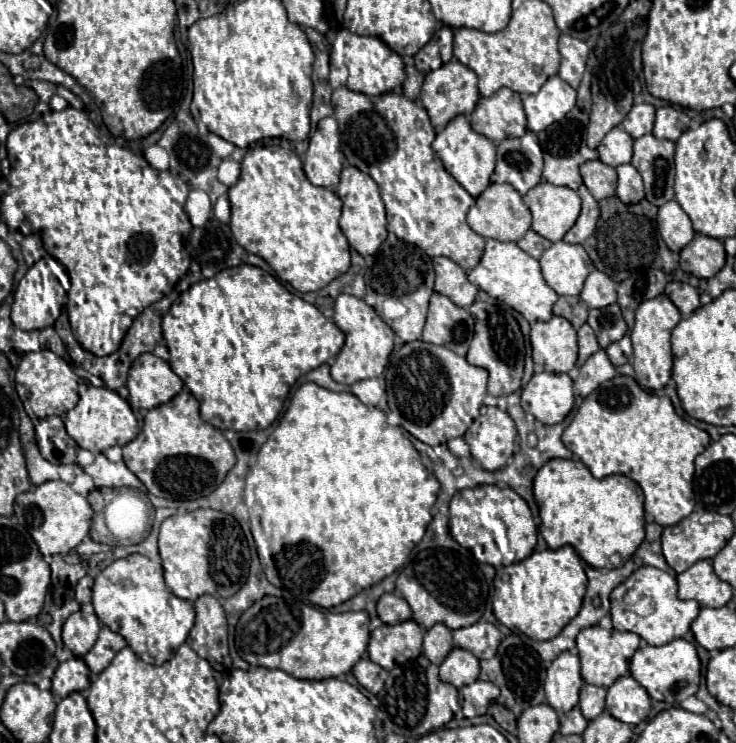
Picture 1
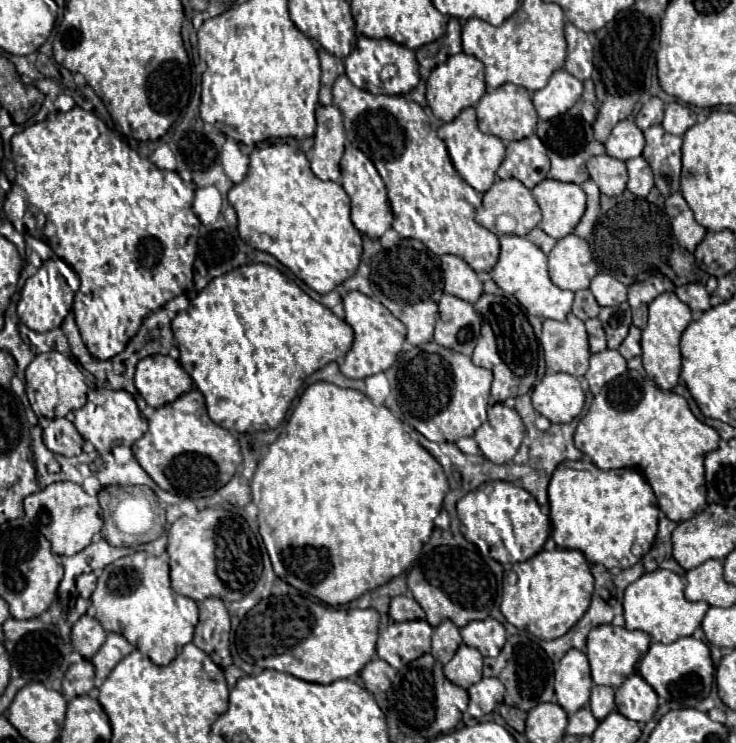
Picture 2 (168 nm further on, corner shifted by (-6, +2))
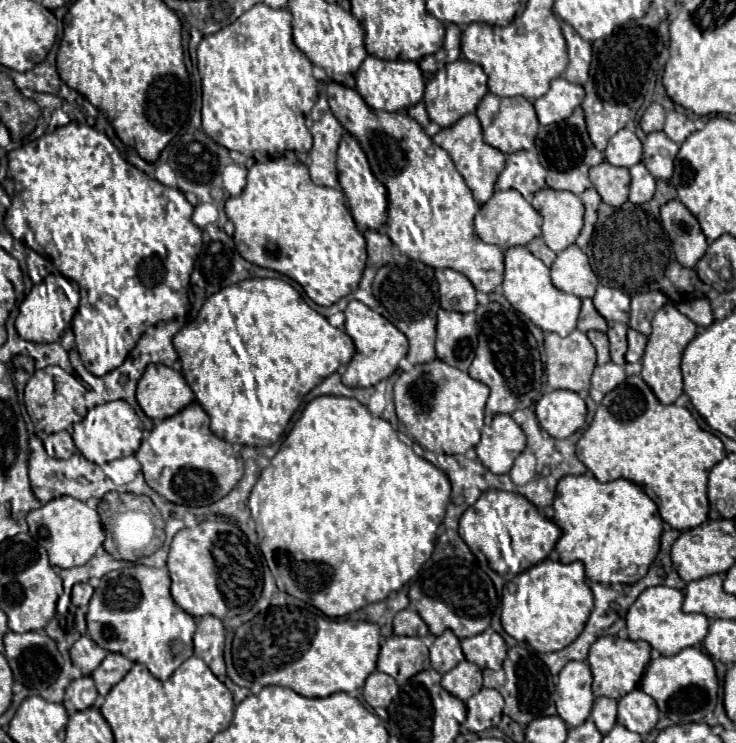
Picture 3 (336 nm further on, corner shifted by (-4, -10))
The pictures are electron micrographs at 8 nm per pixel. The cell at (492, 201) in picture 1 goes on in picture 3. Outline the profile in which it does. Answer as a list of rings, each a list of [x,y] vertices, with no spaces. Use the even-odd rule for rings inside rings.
[[[496,190],[494,196],[480,208],[474,220],[476,234],[480,240],[486,244],[496,244],[502,250],[512,248],[512,246],[526,246],[532,238],[540,236],[540,226],[542,226],[542,216],[524,200],[524,196],[516,190]]]

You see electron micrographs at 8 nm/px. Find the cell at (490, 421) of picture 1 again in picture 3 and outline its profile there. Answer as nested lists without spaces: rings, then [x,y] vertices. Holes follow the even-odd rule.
[[[496,414],[486,422],[476,454],[490,472],[508,474],[524,448],[526,436],[522,428],[508,414]]]

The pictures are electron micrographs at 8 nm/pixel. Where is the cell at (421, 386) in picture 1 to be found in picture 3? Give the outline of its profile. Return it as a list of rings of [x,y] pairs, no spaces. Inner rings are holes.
[[[442,360],[418,364],[412,372],[400,374],[394,384],[396,416],[404,424],[406,434],[422,448],[434,454],[464,454],[480,440],[484,426],[484,406],[488,386],[470,378],[468,372],[452,368]]]

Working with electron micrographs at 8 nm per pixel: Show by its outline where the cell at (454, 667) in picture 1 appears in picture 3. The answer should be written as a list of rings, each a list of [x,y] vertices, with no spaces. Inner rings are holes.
[[[462,660],[458,666],[442,676],[442,684],[452,696],[466,702],[482,688],[482,670],[476,664]]]

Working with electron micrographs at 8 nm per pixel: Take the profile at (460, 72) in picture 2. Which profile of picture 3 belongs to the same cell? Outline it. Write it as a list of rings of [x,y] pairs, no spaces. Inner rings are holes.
[[[456,60],[452,64],[446,64],[431,77],[426,86],[424,104],[426,104],[426,112],[428,112],[430,120],[440,124],[442,128],[448,128],[456,120],[460,120],[460,116],[474,112],[478,102],[484,98],[484,94],[488,94],[486,82],[488,82],[488,78],[486,78],[484,70],[474,62]]]

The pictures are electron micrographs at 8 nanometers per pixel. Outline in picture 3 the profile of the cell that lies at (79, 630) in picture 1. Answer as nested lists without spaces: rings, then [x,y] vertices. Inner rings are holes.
[[[86,634],[70,648],[72,664],[78,666],[84,676],[90,676],[90,674],[100,666],[100,662],[104,660],[104,656],[106,656],[106,650],[100,648],[100,646],[98,646],[90,636],[86,636]]]

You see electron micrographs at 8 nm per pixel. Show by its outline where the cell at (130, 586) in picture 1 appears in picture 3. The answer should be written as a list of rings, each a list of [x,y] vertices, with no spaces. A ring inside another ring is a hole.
[[[134,564],[100,578],[88,604],[88,636],[104,650],[118,652],[132,662],[142,662],[158,678],[168,680],[172,672],[192,656],[192,636],[196,622],[186,614],[170,594],[170,576],[166,568]]]

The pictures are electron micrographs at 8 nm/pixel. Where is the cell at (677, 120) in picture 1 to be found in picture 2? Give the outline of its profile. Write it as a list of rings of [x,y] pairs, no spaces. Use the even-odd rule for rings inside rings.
[[[670,102],[666,104],[664,108],[664,120],[662,120],[662,128],[668,132],[668,134],[674,134],[674,136],[682,136],[688,128],[692,127],[692,124],[696,122],[692,110],[680,102]]]

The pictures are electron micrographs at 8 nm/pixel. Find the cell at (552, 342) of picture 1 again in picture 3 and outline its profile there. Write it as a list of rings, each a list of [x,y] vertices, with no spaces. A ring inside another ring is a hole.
[[[574,330],[568,336],[546,334],[546,378],[552,388],[582,392],[590,388],[592,370],[596,366],[596,350],[588,336]]]

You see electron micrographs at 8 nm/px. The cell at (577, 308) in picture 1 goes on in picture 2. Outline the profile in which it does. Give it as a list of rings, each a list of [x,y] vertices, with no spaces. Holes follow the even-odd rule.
[[[578,290],[574,294],[574,306],[572,306],[574,316],[578,316],[580,320],[588,320],[588,318],[596,318],[598,312],[600,312],[600,306],[594,300],[590,290]]]

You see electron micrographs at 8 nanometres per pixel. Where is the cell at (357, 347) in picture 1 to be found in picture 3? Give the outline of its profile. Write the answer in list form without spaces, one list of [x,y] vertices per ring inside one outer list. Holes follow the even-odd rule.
[[[350,300],[344,314],[346,314],[344,328],[346,328],[346,334],[356,344],[356,354],[350,360],[350,364],[346,366],[346,372],[342,374],[342,382],[352,388],[374,386],[380,380],[388,378],[398,368],[398,362],[408,352],[408,338],[392,322],[388,322],[384,316],[370,310],[366,304],[362,304],[358,300]]]

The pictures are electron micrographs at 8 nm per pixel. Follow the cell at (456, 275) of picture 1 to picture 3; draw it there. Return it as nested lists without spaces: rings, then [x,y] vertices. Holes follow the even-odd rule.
[[[440,268],[436,270],[436,282],[440,290],[440,306],[444,310],[454,310],[454,312],[474,312],[478,302],[476,302],[476,290],[472,282],[450,268]]]

